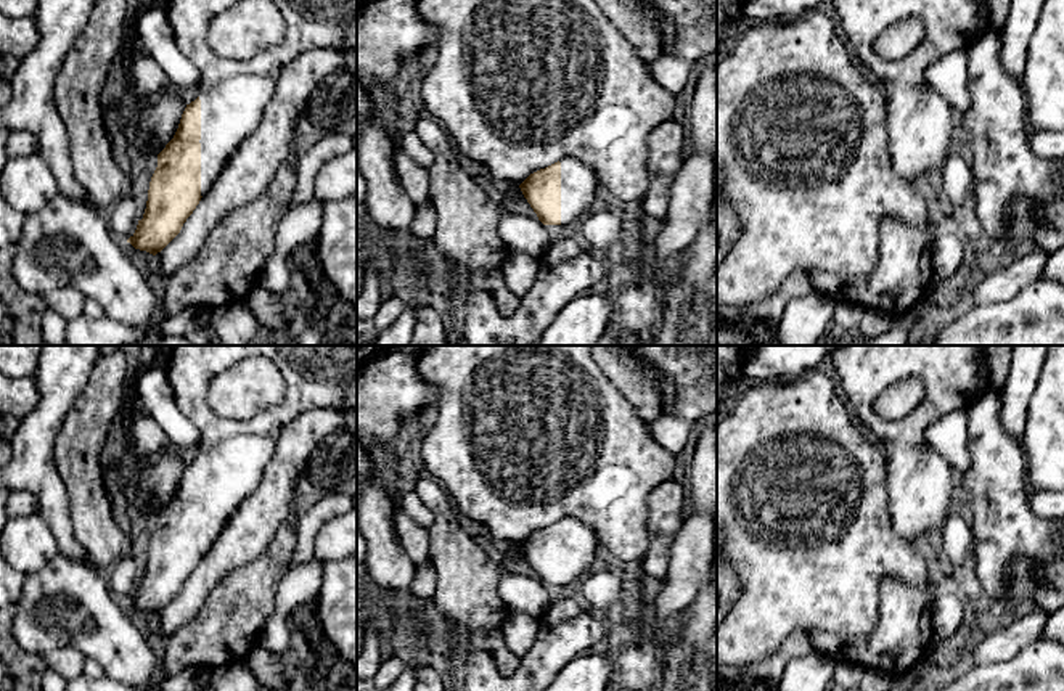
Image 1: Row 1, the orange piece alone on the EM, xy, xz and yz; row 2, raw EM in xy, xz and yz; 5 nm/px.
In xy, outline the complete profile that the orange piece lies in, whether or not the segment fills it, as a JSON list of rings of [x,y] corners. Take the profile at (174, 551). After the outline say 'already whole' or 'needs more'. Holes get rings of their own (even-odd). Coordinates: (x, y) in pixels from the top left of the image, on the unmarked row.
[[[169,346],[164,358],[175,402],[199,429],[199,455],[186,464],[174,498],[158,514],[143,579],[127,599],[135,609],[161,612],[182,590],[233,511],[257,489],[281,429],[313,408],[357,408],[357,346]],[[267,357],[283,374],[283,400],[252,419],[215,415],[207,405],[211,381],[238,362]]]; needs more

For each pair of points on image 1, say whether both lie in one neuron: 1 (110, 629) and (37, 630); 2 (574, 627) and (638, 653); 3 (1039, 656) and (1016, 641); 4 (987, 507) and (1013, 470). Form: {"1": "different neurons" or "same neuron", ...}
{"1": "same neuron", "2": "different neurons", "3": "different neurons", "4": "same neuron"}

